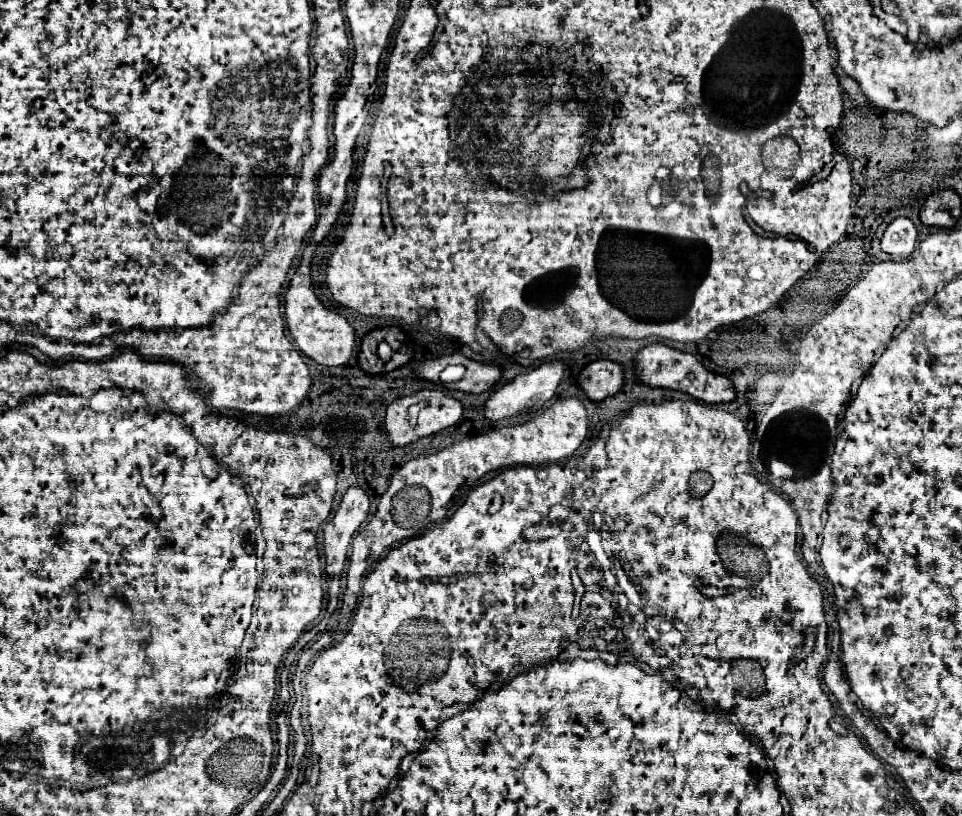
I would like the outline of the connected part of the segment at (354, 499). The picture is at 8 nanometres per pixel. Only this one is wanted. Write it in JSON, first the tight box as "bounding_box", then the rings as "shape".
{"bounding_box":[323,485,369,577],"shape":[[[351,485],[347,493],[343,495],[335,515],[323,527],[323,547],[325,547],[325,559],[327,559],[325,571],[329,575],[337,577],[343,571],[343,567],[347,572],[351,556],[351,537],[355,537],[353,533],[357,529],[367,525],[368,517],[369,495],[367,491],[363,487]]]}

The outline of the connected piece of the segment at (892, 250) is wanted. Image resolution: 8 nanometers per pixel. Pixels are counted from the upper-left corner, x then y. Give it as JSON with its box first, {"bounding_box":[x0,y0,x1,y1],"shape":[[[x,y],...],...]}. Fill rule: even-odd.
{"bounding_box":[881,217,917,257],"shape":[[[897,217],[893,223],[883,233],[881,239],[881,249],[889,255],[897,257],[911,257],[913,249],[917,245],[917,229],[911,219],[907,217]]]}

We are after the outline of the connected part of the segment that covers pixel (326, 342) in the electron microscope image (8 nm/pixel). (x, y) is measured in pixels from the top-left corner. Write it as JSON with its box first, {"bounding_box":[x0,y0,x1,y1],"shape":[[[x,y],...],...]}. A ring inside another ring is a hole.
{"bounding_box":[285,263,355,365],"shape":[[[303,263],[297,273],[291,279],[291,285],[285,293],[285,321],[287,327],[291,331],[291,335],[295,337],[299,349],[309,355],[313,361],[321,363],[321,365],[345,365],[355,349],[355,329],[353,325],[341,317],[339,313],[331,311],[327,305],[323,305],[317,295],[313,293],[313,287],[295,287],[301,283],[309,285],[311,281],[311,265]]]}

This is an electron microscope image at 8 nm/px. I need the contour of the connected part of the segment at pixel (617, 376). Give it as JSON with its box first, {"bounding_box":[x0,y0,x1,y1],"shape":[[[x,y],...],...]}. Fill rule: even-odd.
{"bounding_box":[577,359,625,401],"shape":[[[599,359],[581,369],[577,383],[591,401],[603,401],[623,389],[625,369],[621,363]]]}

